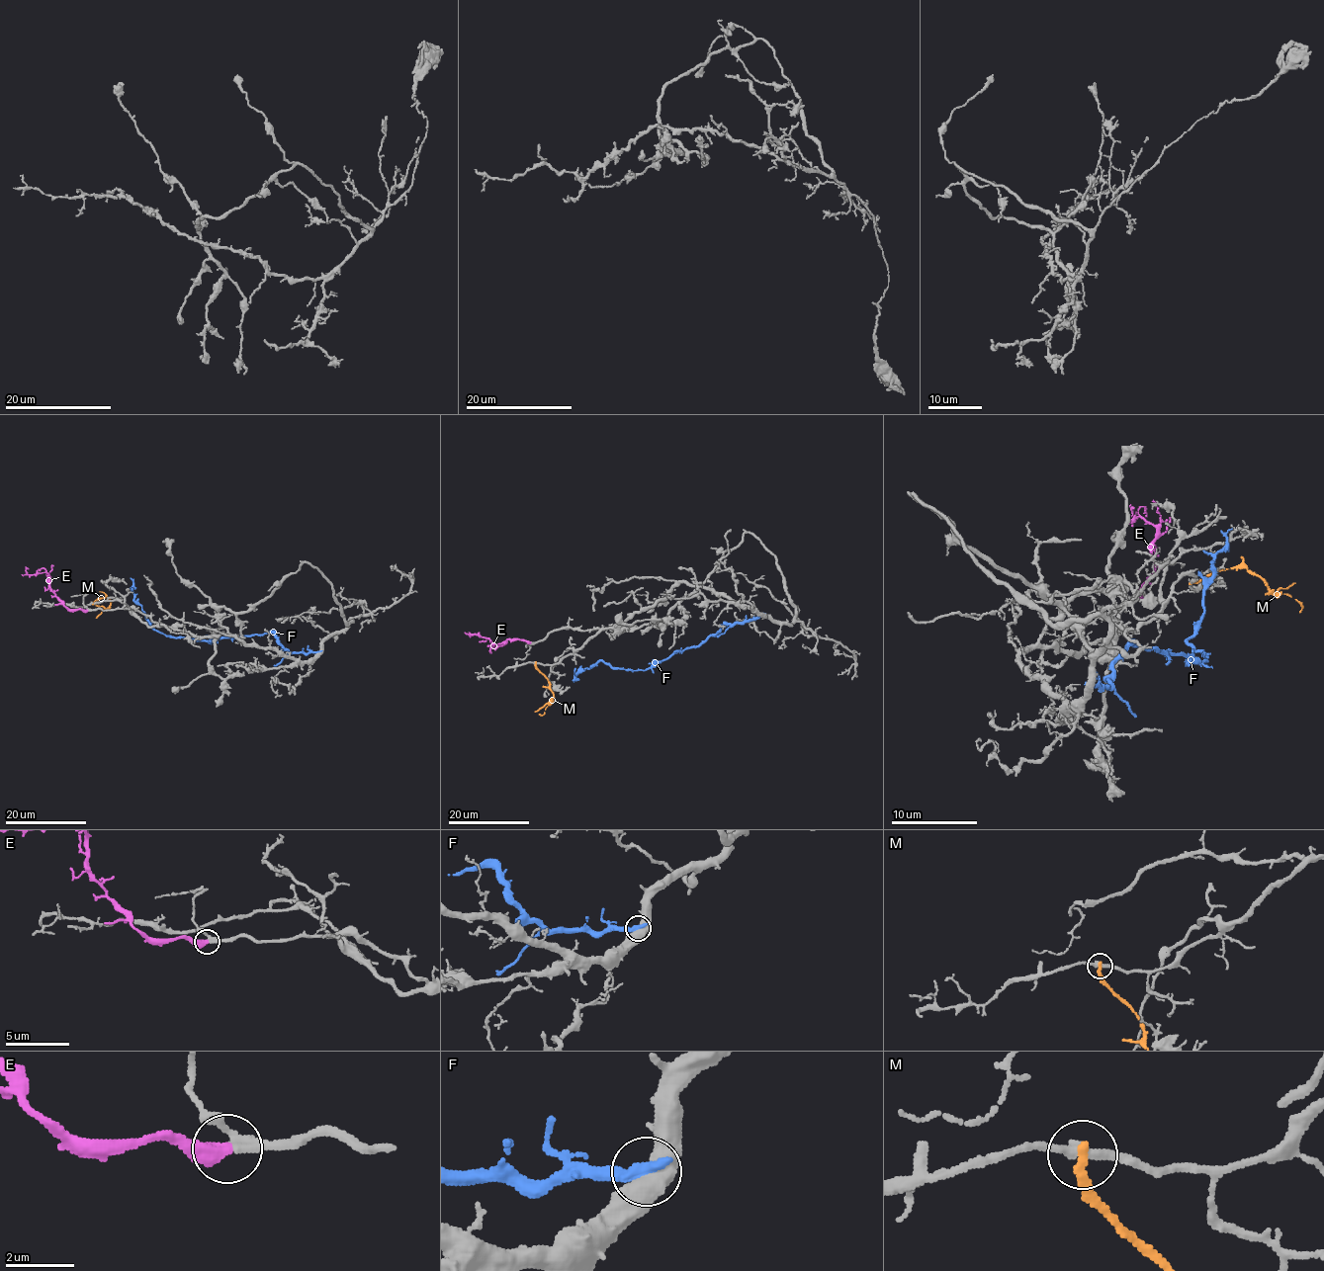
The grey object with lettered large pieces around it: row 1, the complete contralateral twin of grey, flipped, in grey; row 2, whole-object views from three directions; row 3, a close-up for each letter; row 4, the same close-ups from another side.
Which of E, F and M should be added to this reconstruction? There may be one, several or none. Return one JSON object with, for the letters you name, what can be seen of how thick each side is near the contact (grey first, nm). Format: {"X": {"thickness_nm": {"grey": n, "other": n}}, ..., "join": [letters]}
{"E": {"thickness_nm": {"grey": 280, "other": 380}}, "join": ["E"]}

